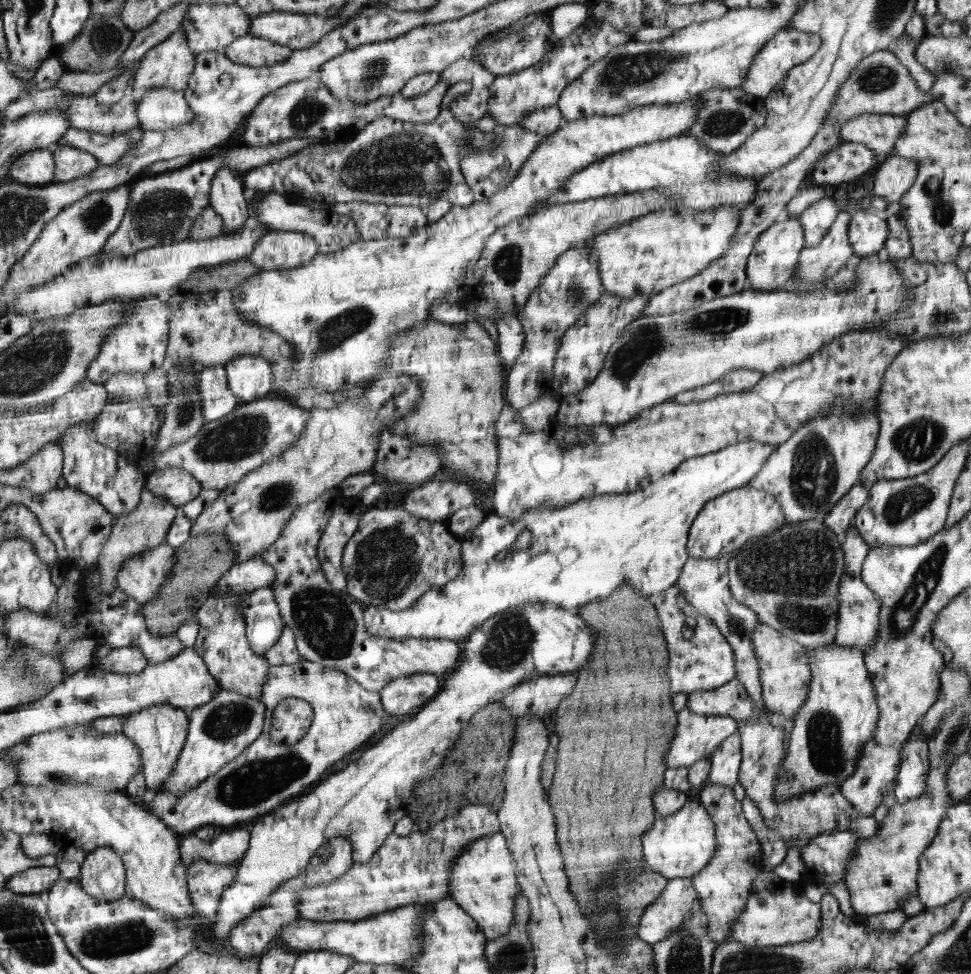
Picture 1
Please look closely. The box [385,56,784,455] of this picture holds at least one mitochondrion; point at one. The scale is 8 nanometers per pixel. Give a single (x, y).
(647, 342)

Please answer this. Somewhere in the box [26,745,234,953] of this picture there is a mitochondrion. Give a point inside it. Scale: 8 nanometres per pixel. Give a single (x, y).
(52, 775)

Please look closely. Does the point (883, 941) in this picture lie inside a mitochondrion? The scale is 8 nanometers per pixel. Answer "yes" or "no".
no

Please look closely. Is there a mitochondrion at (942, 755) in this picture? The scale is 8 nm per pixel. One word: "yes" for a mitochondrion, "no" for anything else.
yes

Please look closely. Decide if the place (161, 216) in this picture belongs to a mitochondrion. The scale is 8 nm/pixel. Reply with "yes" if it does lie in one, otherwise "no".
yes

